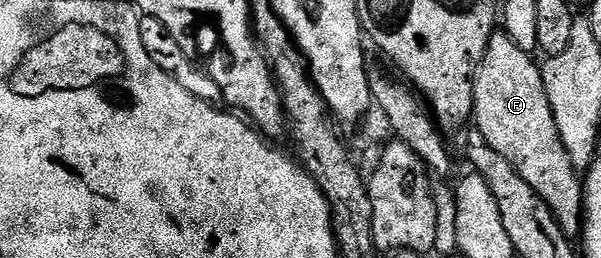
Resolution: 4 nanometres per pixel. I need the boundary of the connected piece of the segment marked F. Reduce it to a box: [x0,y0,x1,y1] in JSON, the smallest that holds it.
[473,32,585,236]

